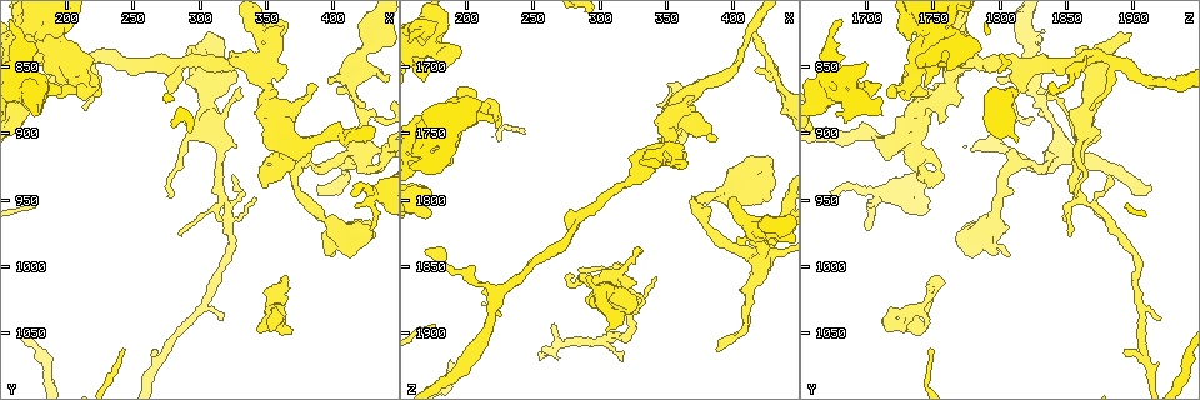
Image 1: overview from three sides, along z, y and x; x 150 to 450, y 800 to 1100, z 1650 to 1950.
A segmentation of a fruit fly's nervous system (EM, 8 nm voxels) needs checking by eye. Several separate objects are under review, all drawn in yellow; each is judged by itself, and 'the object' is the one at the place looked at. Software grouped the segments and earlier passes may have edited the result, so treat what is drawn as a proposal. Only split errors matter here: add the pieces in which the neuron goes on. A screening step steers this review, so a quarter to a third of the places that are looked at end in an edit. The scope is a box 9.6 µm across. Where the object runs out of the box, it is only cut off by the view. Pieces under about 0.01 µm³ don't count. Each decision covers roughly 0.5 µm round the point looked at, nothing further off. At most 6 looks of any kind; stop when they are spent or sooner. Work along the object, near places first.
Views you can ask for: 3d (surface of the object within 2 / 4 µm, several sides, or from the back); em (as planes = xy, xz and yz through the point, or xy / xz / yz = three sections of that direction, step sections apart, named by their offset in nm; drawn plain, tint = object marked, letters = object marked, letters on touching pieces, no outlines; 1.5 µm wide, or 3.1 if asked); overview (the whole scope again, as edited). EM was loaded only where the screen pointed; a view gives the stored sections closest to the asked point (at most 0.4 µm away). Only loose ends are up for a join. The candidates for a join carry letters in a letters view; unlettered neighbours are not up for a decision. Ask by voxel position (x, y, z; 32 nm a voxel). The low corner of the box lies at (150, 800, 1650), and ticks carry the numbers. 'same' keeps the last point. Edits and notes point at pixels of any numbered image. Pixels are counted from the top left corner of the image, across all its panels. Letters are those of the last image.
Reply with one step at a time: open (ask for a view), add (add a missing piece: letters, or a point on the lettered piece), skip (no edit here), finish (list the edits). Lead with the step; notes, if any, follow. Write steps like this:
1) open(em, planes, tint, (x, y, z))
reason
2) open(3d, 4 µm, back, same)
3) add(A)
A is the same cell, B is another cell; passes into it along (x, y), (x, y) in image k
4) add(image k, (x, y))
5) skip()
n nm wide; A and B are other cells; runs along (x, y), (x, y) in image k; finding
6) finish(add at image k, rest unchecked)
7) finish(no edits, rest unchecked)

open(em, xy, step 8, tint, (428, 970, 1698))
thin end

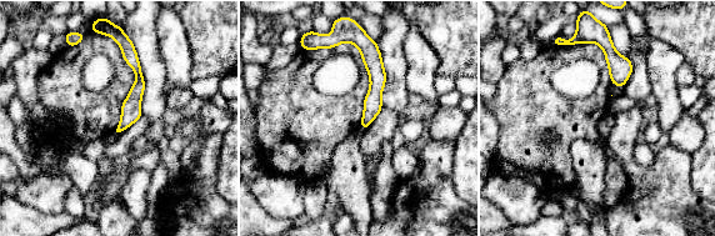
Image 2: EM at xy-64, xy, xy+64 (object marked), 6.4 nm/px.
open(em, planes, letters, same)

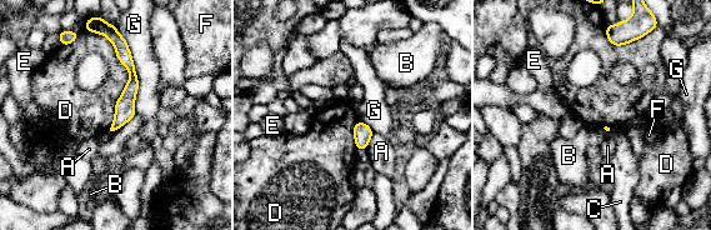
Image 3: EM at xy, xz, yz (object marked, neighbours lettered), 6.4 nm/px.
skip()
A, B, C, D, E, F and G are other cells; runs along (124, 46), (133, 85), (114, 126) in image 3; none of them fits

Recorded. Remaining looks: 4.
open(3d, 2 µm, (344, 892, 1754))
branch stops here

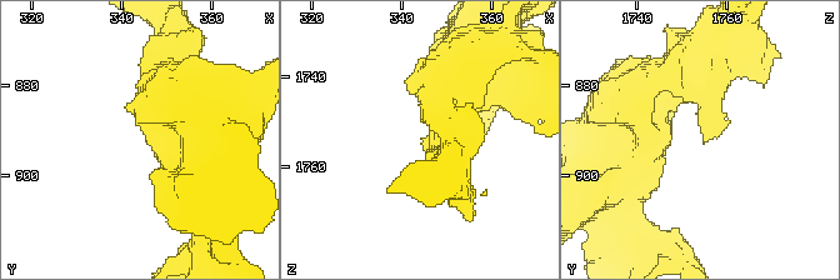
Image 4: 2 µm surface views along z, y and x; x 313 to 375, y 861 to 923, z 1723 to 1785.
open(em, planes, tint, (346, 893, 1754))
shape alone is not enough

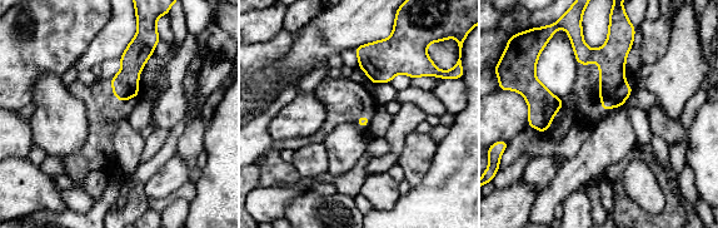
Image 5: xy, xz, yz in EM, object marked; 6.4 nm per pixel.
open(em, planes, letters, same)
see the neighbours

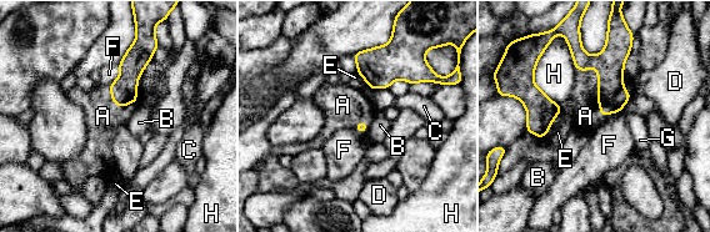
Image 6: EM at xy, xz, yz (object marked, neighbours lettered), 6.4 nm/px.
add(A)
A is the same cell, B, C, D, E, F, G and H are other cells; passes into it along (611, 96), (598, 87), (585, 116) in image 6; the neuron continues

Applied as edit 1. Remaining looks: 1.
finish(add at image 6, rest unchecked)

